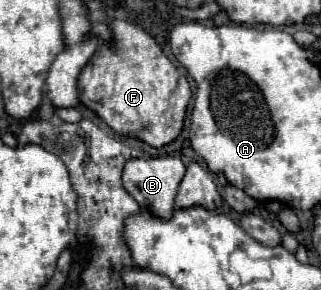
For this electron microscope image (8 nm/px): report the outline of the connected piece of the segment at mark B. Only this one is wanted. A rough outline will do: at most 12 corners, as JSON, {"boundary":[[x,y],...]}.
{"boundary":[[175,156],[131,158],[123,186],[141,208],[171,218],[185,166]]}

